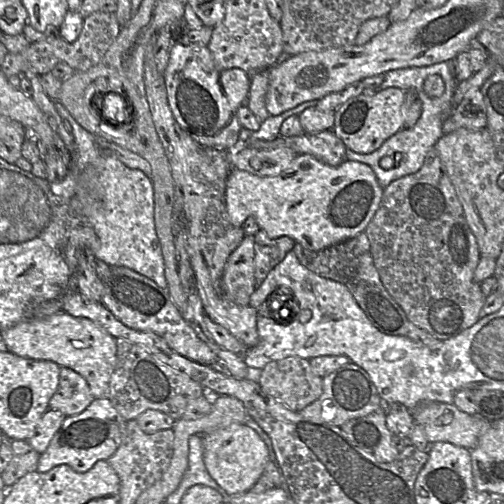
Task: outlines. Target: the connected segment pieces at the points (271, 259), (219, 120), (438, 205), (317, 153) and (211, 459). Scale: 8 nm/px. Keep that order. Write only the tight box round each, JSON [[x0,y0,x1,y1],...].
[[253,229,296,287],[164,44,250,151],[364,147,486,341],[247,130,347,166],[201,424,270,496]]

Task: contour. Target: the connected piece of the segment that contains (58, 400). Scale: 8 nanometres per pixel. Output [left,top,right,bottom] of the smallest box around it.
[48,367,94,416]

